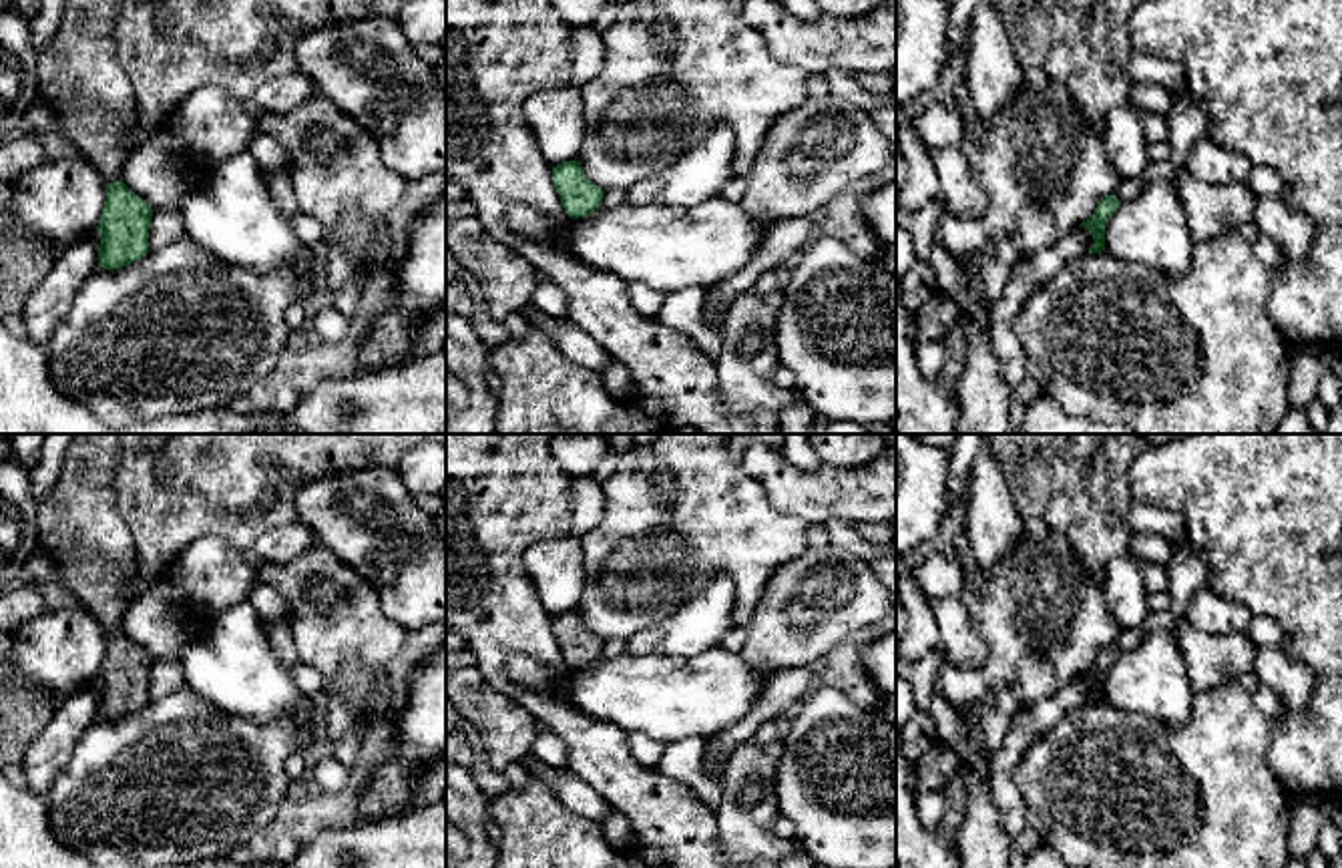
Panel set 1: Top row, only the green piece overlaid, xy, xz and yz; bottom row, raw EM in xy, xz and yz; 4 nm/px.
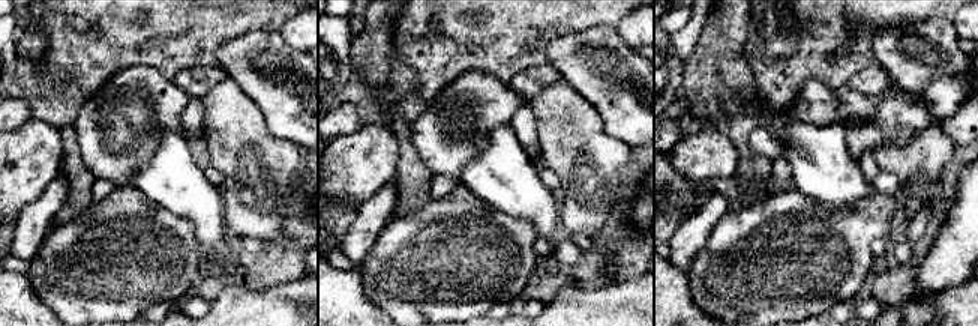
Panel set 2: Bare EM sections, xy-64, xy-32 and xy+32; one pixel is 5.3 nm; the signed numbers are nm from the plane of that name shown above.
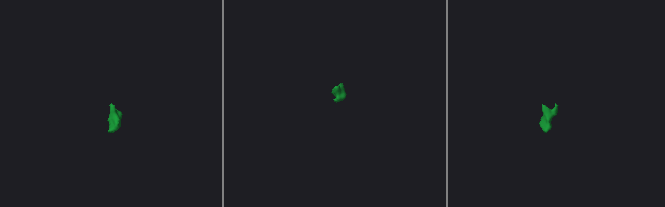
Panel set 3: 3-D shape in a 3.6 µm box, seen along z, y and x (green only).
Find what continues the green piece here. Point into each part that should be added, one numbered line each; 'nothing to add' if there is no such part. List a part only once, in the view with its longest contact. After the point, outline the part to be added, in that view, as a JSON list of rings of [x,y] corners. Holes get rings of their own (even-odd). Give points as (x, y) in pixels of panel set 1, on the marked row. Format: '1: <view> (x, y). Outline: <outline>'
1: xy (79, 77). Outline: [[[66,0],[60,26],[38,56],[38,98],[56,111],[56,131],[72,141],[106,183],[121,181],[133,143],[119,139],[119,127],[135,119],[133,84],[117,62],[115,38],[121,0]]]

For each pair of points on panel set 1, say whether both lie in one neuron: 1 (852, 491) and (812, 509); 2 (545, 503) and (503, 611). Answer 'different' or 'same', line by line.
1: same
2: same

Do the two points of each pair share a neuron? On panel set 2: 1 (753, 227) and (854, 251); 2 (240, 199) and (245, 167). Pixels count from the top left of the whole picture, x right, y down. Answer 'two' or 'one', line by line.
1: one
2: one

